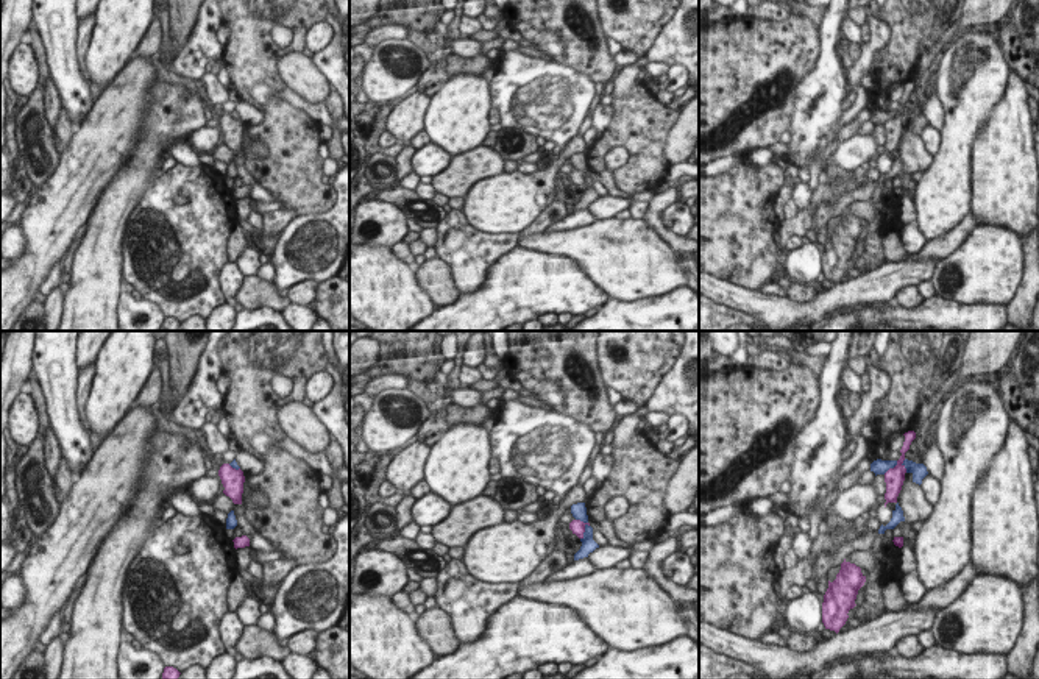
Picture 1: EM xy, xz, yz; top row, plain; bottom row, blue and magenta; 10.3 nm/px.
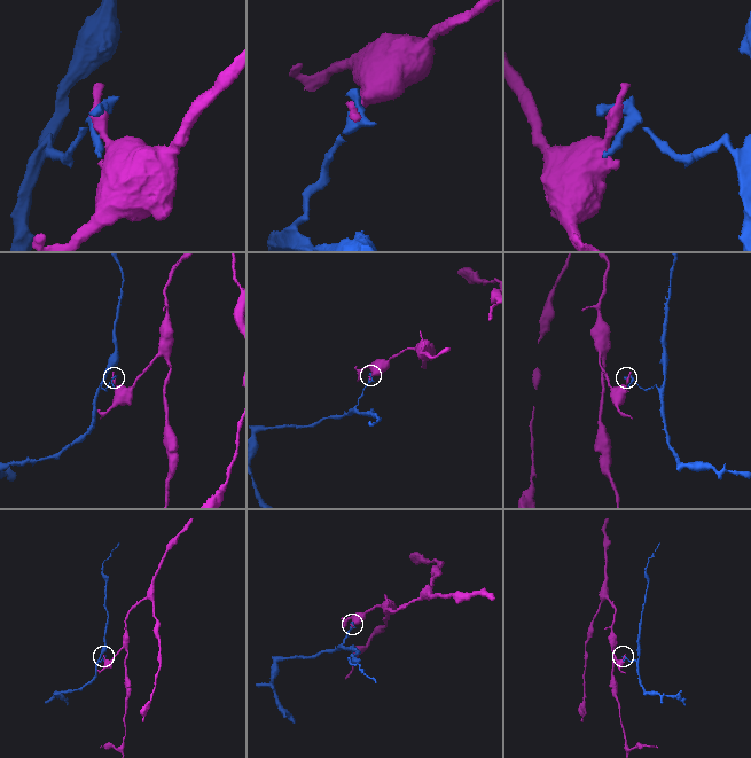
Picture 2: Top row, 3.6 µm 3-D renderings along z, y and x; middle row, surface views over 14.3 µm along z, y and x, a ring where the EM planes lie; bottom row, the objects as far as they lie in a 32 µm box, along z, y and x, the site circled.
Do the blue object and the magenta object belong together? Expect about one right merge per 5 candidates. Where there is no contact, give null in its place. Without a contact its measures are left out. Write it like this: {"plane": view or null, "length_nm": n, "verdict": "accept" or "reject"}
{"plane": "xz", "length_nm": 240, "verdict": "reject"}

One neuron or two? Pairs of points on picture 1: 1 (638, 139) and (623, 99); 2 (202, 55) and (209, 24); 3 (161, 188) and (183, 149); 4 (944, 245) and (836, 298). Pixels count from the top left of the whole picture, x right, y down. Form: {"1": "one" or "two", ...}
{"1": "one", "2": "one", "3": "two", "4": "two"}

